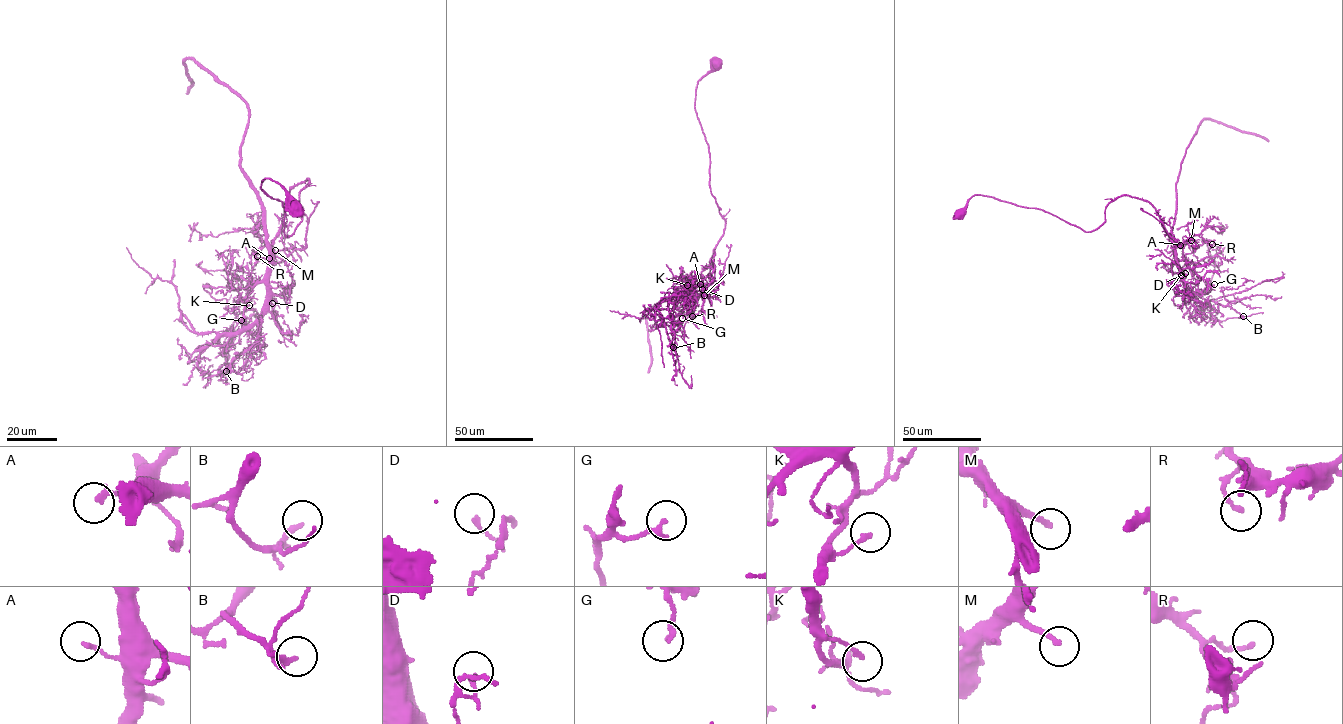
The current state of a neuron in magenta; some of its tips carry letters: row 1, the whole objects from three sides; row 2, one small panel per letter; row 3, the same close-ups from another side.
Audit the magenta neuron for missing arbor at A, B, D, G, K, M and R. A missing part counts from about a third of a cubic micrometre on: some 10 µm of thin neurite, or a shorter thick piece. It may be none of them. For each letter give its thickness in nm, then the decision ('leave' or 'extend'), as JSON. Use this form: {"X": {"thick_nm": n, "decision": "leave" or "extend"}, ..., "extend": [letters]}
{"A": {"thick_nm": 180, "decision": "leave"}, "B": {"thick_nm": 140, "decision": "leave"}, "D": {"thick_nm": 130, "decision": "leave"}, "G": {"thick_nm": 190, "decision": "leave"}, "K": {"thick_nm": 140, "decision": "leave"}, "M": {"thick_nm": 180, "decision": "extend"}, "R": {"thick_nm": 160, "decision": "leave"}, "extend": ["M"]}

